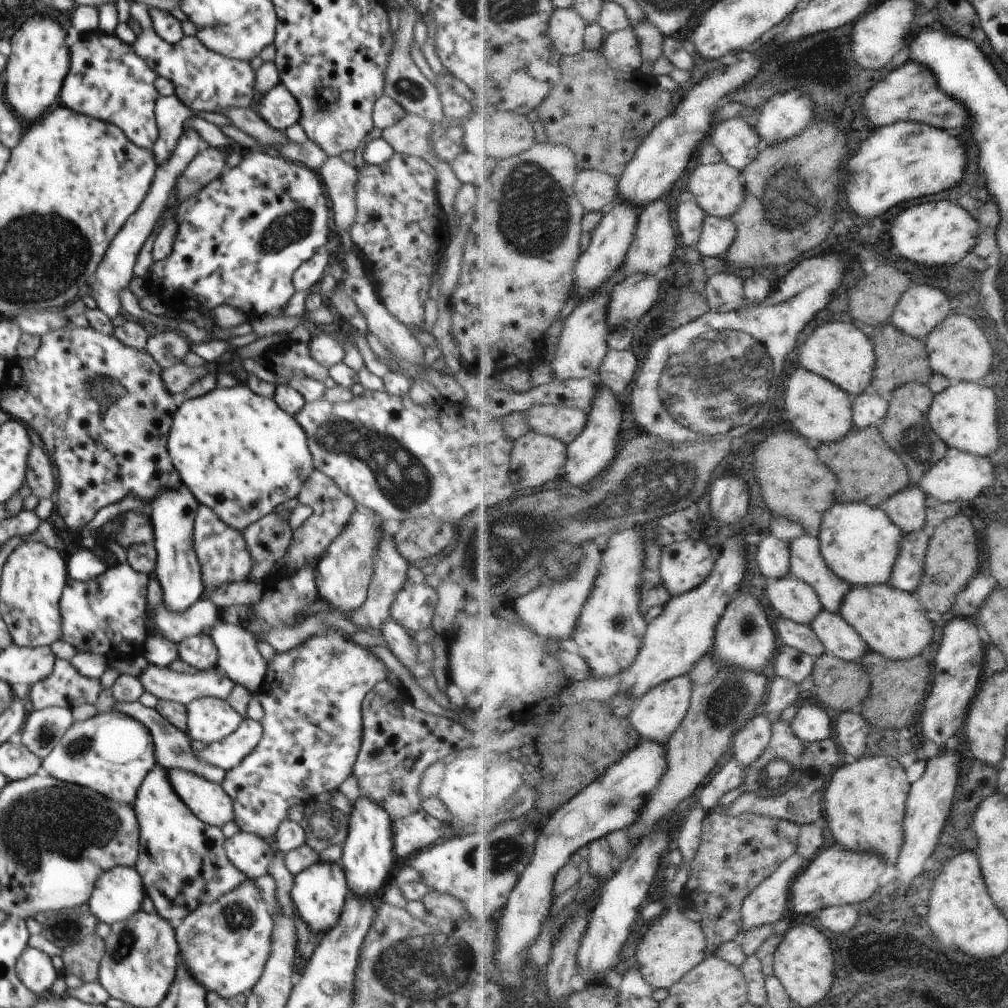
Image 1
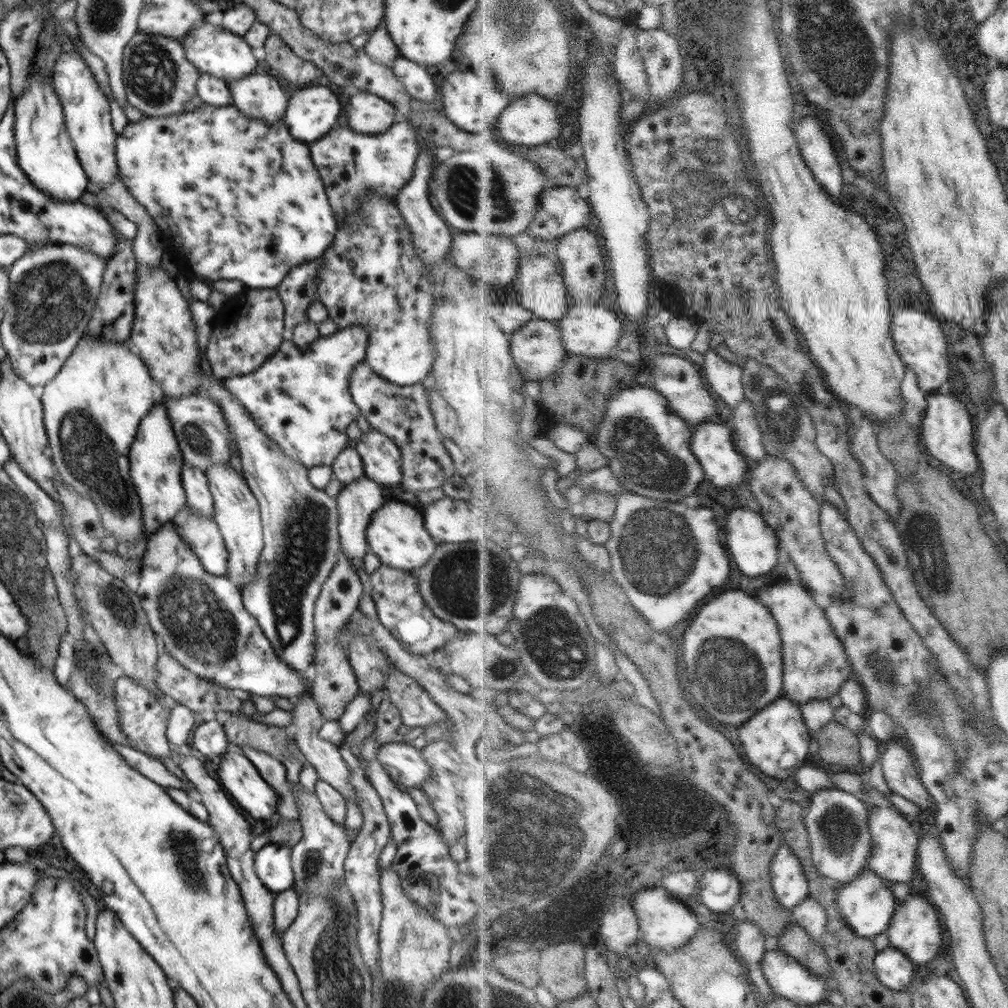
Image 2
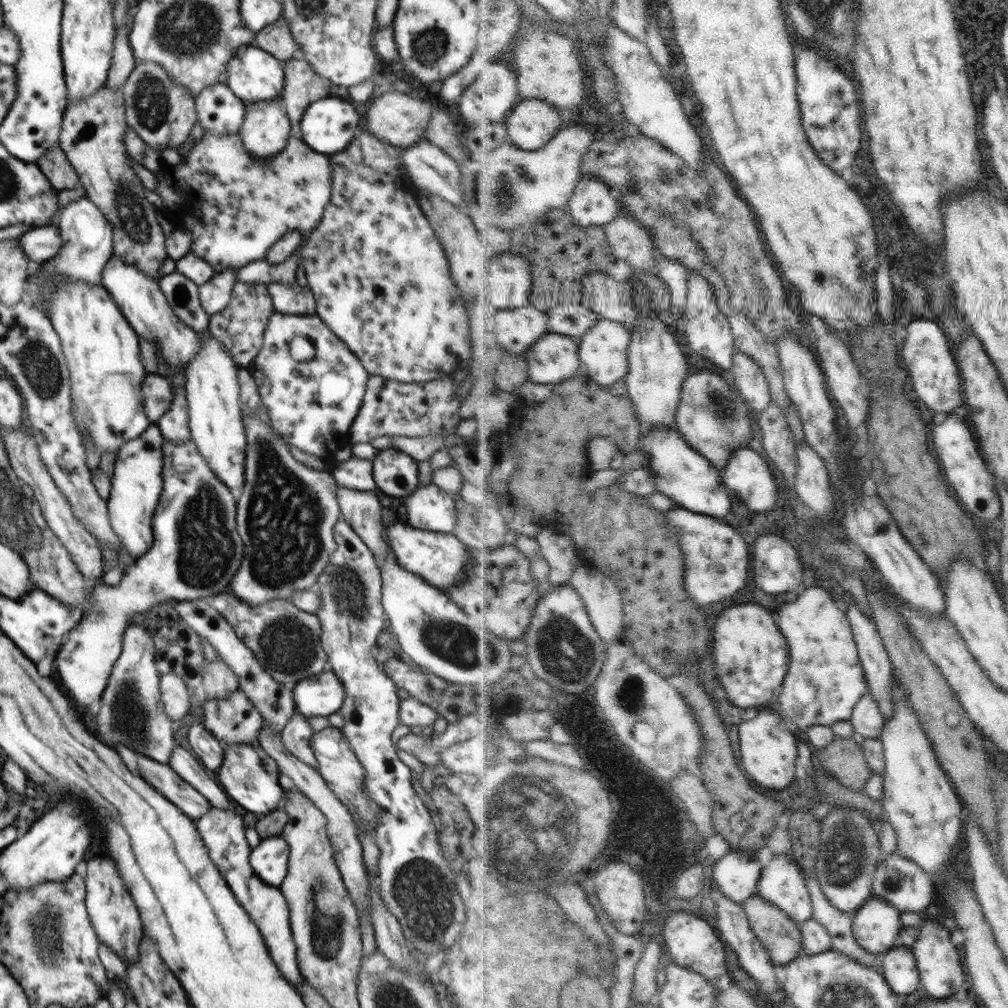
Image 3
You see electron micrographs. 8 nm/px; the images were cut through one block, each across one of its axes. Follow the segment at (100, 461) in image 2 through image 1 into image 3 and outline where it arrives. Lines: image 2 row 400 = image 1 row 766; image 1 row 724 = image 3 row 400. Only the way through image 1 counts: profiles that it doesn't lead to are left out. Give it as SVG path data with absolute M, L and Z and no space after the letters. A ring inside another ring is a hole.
M38 263L33 265L31 267L32 273L30 273L28 278L27 290L30 292L30 296L34 303L37 301L37 296L40 296L40 298L46 298L48 293L50 294L50 302L53 304L50 313L50 320L53 324L54 330L57 332L58 338L60 339L61 349L69 370L71 413L73 421L75 422L75 427L81 435L81 440L83 432L87 432L87 434L89 434L91 442L94 443L94 447L98 449L100 454L118 453L119 449L125 442L138 438L152 424L143 407L142 383L144 377L147 375L147 372L144 369L144 364L140 361L140 346L138 345L139 336L136 332L134 332L134 329L130 326L130 323L126 320L126 317L122 316L118 305L114 302L111 294L103 285L95 284L95 286L89 286L89 284L86 284L81 280L71 280L69 276L64 276L60 272L57 272L56 269L54 269L54 271L50 271L52 268L53 265L49 263ZM44 271L48 272L48 279L46 279L46 276L43 276Z

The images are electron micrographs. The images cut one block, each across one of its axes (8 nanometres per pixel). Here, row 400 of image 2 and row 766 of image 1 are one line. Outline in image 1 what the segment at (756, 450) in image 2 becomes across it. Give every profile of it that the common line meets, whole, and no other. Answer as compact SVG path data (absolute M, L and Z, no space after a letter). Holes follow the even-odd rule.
M761 709L734 738L734 756L746 770L762 758L773 739L774 724L760 711Z

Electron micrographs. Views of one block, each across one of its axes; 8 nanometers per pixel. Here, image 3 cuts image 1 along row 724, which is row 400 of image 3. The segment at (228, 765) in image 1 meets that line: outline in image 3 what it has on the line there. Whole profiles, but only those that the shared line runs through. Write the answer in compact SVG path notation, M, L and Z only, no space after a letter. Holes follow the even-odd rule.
M240 368L237 372L240 389L241 419L247 436L245 449L244 486L237 502L237 532L244 545L244 558L229 588L234 595L250 606L264 605L275 599L290 600L294 593L315 588L320 573L327 567L332 553L337 549L334 538L335 525L342 520L336 496L333 472L308 469L297 462L279 433L258 417L261 402L259 387L251 371Z

